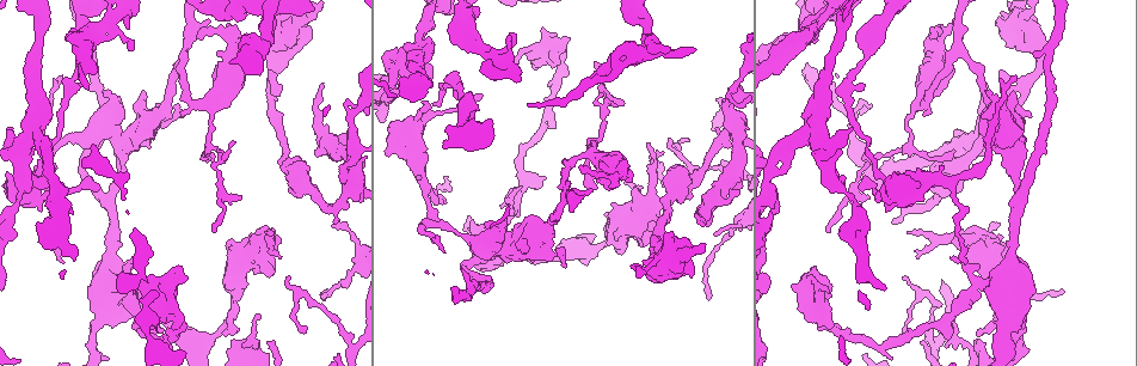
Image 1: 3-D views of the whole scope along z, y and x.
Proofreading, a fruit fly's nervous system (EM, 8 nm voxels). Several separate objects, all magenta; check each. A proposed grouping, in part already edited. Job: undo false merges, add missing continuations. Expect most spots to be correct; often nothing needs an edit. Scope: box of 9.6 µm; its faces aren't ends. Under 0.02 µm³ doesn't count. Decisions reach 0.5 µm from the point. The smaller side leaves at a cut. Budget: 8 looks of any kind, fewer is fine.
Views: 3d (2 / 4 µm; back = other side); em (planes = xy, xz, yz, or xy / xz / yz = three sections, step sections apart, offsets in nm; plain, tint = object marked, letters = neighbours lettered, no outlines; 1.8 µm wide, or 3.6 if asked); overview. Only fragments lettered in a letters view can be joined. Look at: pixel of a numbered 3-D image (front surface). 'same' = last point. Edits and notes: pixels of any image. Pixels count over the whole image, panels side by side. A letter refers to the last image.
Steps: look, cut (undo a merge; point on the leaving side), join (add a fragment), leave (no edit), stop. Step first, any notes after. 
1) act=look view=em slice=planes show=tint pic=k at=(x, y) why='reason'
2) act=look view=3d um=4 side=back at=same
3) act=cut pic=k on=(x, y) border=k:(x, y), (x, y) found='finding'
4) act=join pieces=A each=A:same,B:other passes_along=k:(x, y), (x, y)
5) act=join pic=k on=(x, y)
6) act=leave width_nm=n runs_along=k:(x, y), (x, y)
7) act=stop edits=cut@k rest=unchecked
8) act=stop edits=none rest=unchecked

act=look view=3d um=4 pic=1 at=(960, 132) why='an open end'

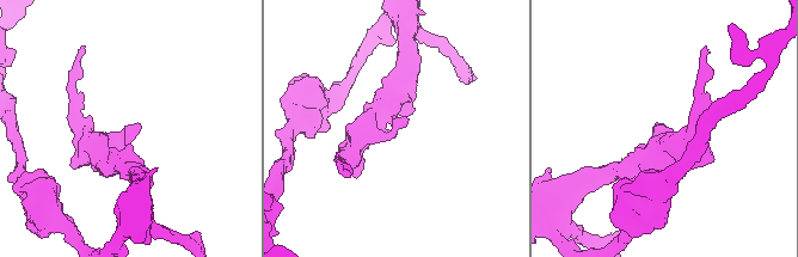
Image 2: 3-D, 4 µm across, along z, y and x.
act=look view=em slice=planes show=letters pic=2 at=(130, 128)

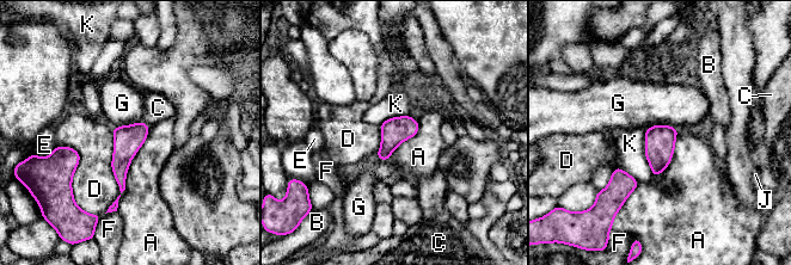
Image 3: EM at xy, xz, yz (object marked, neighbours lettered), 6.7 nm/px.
act=leave each=A:other,B:other,C:other,D:other,E:other,F:other,G:other,J:other,K:other found='none of them fits'

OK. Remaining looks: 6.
act=look view=em slice=xz step=8 show=letters pic=1 at=(1000, 336)

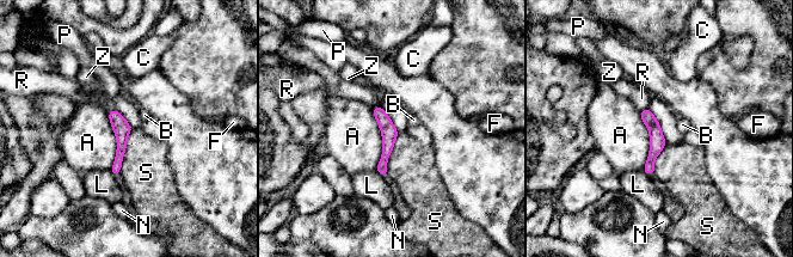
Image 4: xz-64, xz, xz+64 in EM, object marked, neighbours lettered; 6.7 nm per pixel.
act=leave longest_contact=A:420nm each=A:other,B:other,C:other,F:other,L:other,N:other,P:other,R:other,S:other,Z:other found='all the same neuron'

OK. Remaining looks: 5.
act=look view=em slice=yz step=8 show=plain pic=1 at=(494, 54) why='side arm on a straight run'

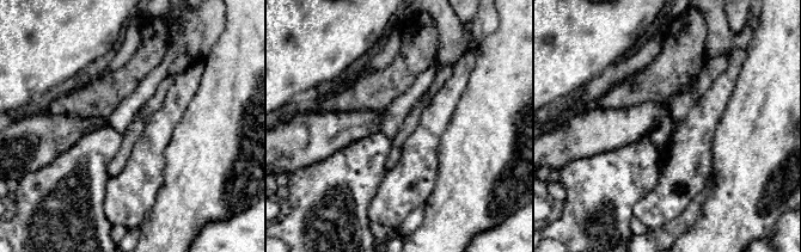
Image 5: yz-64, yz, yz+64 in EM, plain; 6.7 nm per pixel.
act=look view=em slice=yz step=8 show=letters at=same

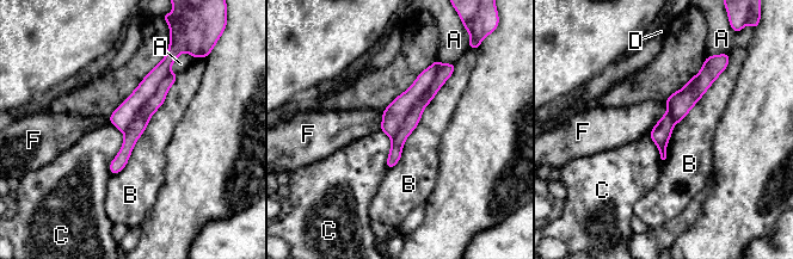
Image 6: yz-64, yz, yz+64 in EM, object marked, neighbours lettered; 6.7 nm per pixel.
act=cut pic=6 on=(394, 115) each=A:other,B:other,C:other,D:other,F:other part_leaving=6:(434, 67), (383, 128) found='two neurons meet here'

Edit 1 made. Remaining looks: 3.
act=look view=em um=3.6 slice=planes show=letters pic=1 at=(824, 142) why='thick turns thin'

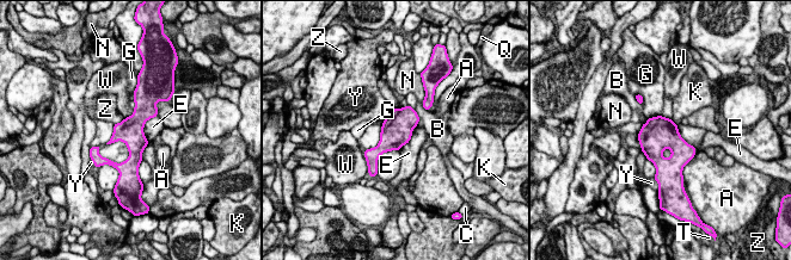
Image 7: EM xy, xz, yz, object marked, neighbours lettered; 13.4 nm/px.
act=leave width_nm=360 each=A:other,B:other,C:other,E:other,G:other,K:other,N:other,Q:other,T:other,W:other,Y:other,Z:other border=7:(157, 115), (145, 123), (147, 141) found='continuous, no second neuron'

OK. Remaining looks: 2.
act=stop edits=cut@6 rest=unchecked

